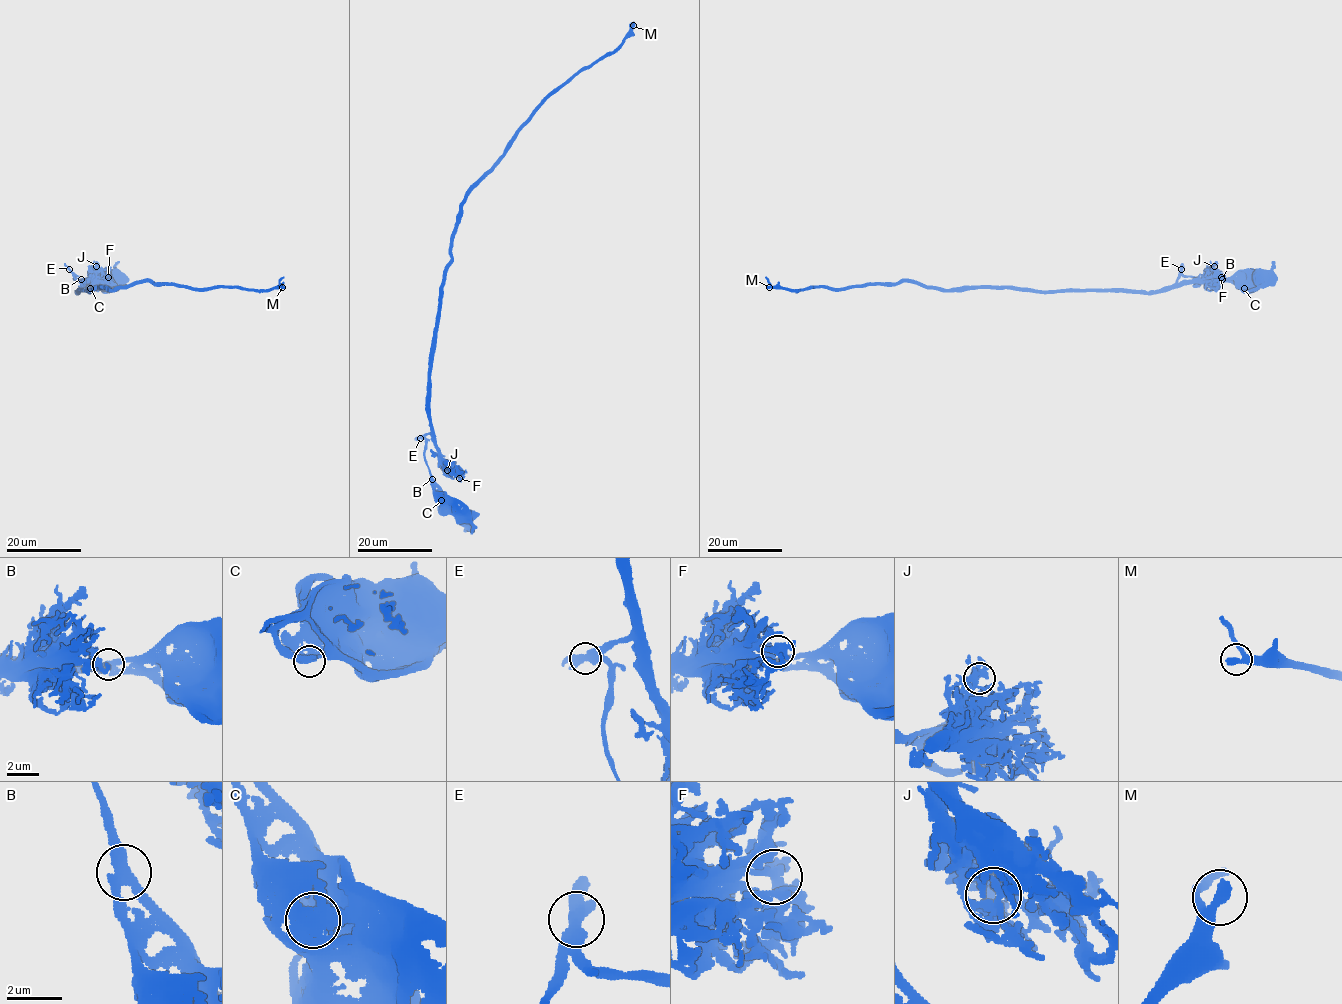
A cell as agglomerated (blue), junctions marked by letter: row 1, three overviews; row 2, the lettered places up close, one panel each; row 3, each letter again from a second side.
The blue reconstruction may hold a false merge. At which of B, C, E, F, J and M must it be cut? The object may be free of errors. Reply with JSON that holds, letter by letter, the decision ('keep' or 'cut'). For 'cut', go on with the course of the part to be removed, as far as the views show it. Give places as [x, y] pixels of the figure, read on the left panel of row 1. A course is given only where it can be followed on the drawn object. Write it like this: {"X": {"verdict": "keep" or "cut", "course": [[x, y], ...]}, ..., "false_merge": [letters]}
{"B": {"verdict": "keep"}, "C": {"verdict": "keep"}, "E": {"verdict": "keep"}, "F": {"verdict": "keep"}, "J": {"verdict": "keep"}, "M": {"verdict": "keep"}, "false_merge": []}

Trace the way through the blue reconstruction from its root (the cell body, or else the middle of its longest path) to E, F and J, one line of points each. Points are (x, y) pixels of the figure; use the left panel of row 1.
E: (115, 279), (75, 279), (69, 269)
F: (115, 279), (75, 279), (74, 275), (80, 283), (100, 282), (108, 277)
J: (115, 279), (74, 277), (75, 274), (82, 283), (96, 266)

